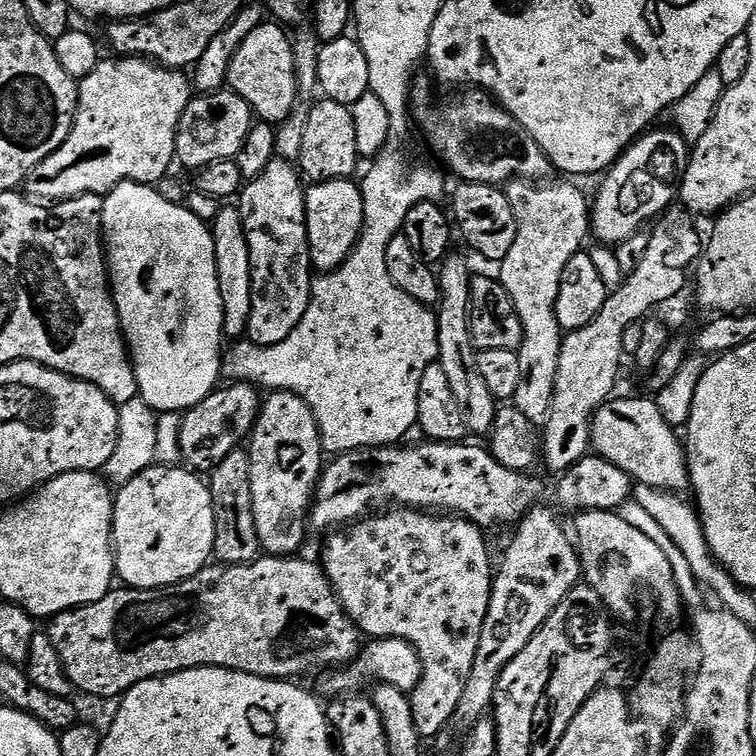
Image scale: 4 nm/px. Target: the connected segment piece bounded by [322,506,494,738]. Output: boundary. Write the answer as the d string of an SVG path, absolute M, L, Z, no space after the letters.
M396 506L391 510L384 510L379 514L372 514L363 520L355 521L351 526L333 531L327 537L329 540L324 544L323 570L332 583L332 589L336 591L336 597L339 598L340 605L344 607L353 624L360 629L365 637L382 640L402 638L414 646L414 650L422 662L422 678L410 695L412 709L414 710L414 726L418 726L418 734L422 738L428 738L428 736L429 738L435 738L440 735L440 732L450 722L454 710L458 710L458 701L462 698L462 690L466 690L466 686L470 682L470 670L474 667L474 654L478 654L478 642L482 638L482 626L486 622L494 579L494 560L492 564L491 558L488 557L488 544L484 541L484 536L485 533L478 525L455 514L433 514L428 510Z

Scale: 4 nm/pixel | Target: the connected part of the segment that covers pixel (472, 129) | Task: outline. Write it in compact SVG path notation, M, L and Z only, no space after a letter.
M417 75L412 85L410 104L414 118L416 114L433 154L457 176L457 181L504 186L518 179L540 182L553 175L548 155L537 146L532 135L513 118L512 113L494 102L487 91L464 90L461 96L444 100L435 108L432 105L433 81L425 76Z

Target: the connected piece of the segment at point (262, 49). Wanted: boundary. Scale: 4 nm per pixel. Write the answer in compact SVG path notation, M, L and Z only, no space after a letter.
M276 22L259 24L254 31L246 34L242 46L230 64L227 87L236 92L263 123L279 126L293 119L296 100L301 99L298 78L294 70L293 37Z

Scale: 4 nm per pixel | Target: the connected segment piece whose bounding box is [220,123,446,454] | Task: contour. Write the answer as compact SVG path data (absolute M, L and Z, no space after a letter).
M397 123L394 130L389 134L388 141L381 149L378 159L375 161L376 168L372 168L365 174L364 180L359 181L362 190L362 198L364 199L364 229L356 243L356 249L350 254L350 258L346 262L342 262L340 268L336 268L332 272L325 272L317 275L312 282L312 297L310 298L310 306L306 310L306 314L302 318L302 322L298 322L298 326L294 326L294 334L290 334L290 338L286 338L282 342L278 342L269 348L257 348L251 340L244 338L236 344L232 349L225 351L222 356L220 365L220 375L228 382L255 382L261 389L275 390L278 392L293 392L298 398L302 398L306 402L306 406L310 406L310 410L316 419L316 425L320 431L320 446L328 454L343 454L346 452L356 452L360 448L383 448L385 446L396 446L401 443L400 440L407 434L411 428L417 427L416 419L418 418L418 386L422 382L422 374L426 374L426 370L431 364L437 363L438 360L438 326L436 325L435 315L420 316L422 312L421 305L413 304L409 301L406 294L402 294L402 290L398 290L398 286L390 283L387 272L384 271L384 263L386 262L386 246L390 246L390 242L395 236L401 235L404 223L406 222L406 214L410 214L410 210L414 210L414 206L418 206L427 200L433 202L443 201L445 199L446 188L444 192L444 180L438 173L430 168L426 168L422 164L412 164L410 157L404 153L404 140L400 136L404 136L408 132L408 128L404 124Z

